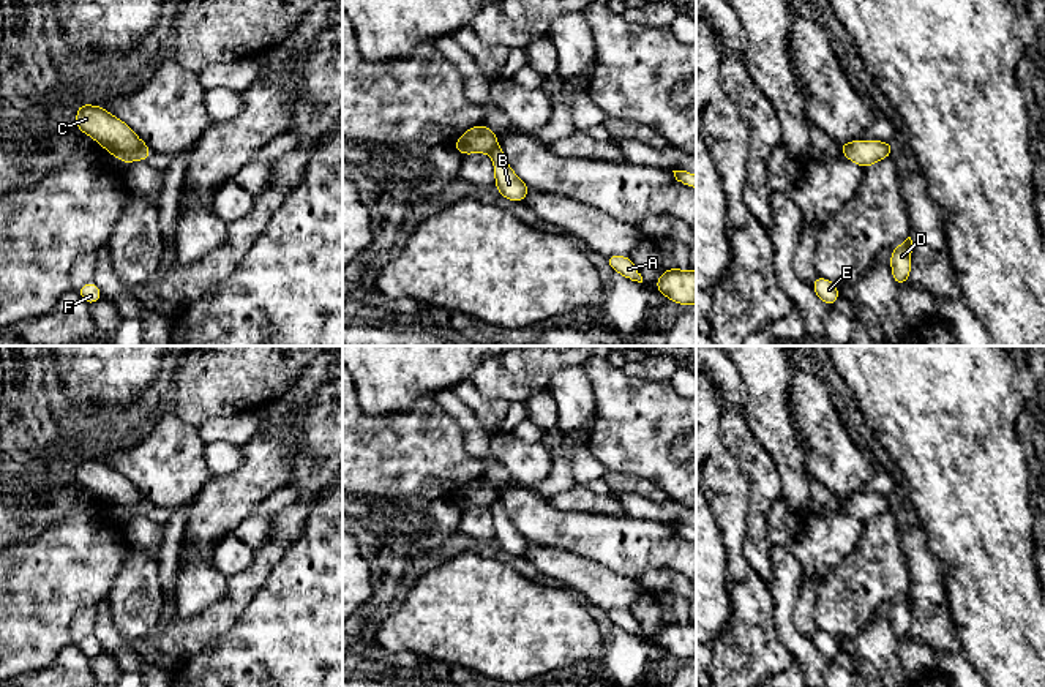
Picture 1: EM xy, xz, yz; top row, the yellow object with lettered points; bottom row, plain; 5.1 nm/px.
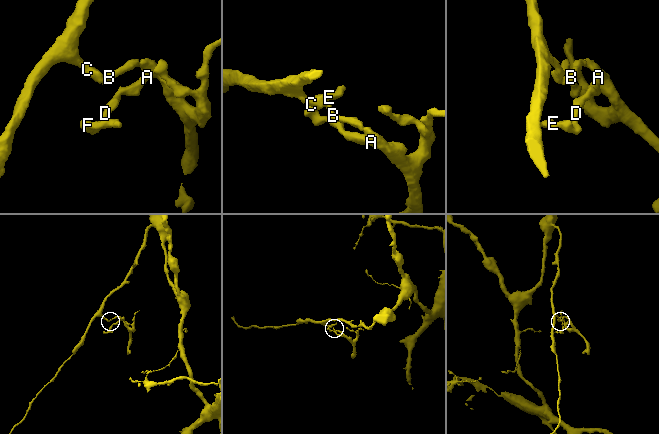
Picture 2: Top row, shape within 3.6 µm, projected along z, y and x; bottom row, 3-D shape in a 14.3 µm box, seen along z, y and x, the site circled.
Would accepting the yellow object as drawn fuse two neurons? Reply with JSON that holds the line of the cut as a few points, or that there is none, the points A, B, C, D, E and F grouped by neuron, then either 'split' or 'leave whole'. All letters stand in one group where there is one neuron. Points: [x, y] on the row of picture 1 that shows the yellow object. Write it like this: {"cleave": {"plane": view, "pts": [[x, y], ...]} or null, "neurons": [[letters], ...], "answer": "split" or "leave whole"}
{"cleave": {"plane": "xy", "pts": [[142, 142], [138, 158]]}, "neurons": [["A", "B", "D", "E", "F"], ["C"]], "answer": "split"}

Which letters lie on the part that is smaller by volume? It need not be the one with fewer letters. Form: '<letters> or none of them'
A, B, D, E, F

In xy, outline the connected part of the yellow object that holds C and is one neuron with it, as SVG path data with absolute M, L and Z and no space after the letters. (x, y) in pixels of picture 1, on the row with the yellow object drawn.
M77 104L76 125L77 131L88 134L125 164L139 160L142 141L123 120L114 117L104 107Z

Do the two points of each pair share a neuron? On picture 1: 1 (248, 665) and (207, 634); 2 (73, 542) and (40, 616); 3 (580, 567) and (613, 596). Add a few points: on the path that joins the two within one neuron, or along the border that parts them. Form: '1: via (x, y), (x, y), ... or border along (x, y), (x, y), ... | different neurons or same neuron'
1: border along (240, 611), (237, 619), (213, 645), (185, 659) | different neurons
2: via (71, 561), (40, 593), (40, 597) | same neuron
3: via (588, 575), (605, 588) | same neuron

